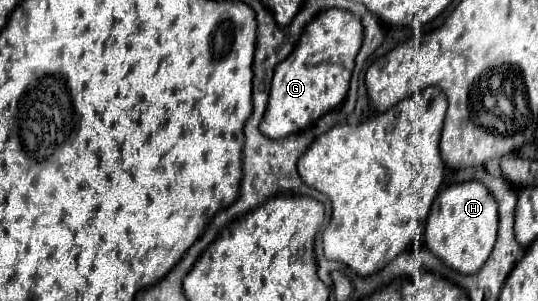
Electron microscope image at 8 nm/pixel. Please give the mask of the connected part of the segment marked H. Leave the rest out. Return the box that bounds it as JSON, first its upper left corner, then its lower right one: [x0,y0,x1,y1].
[424,180,497,274]

